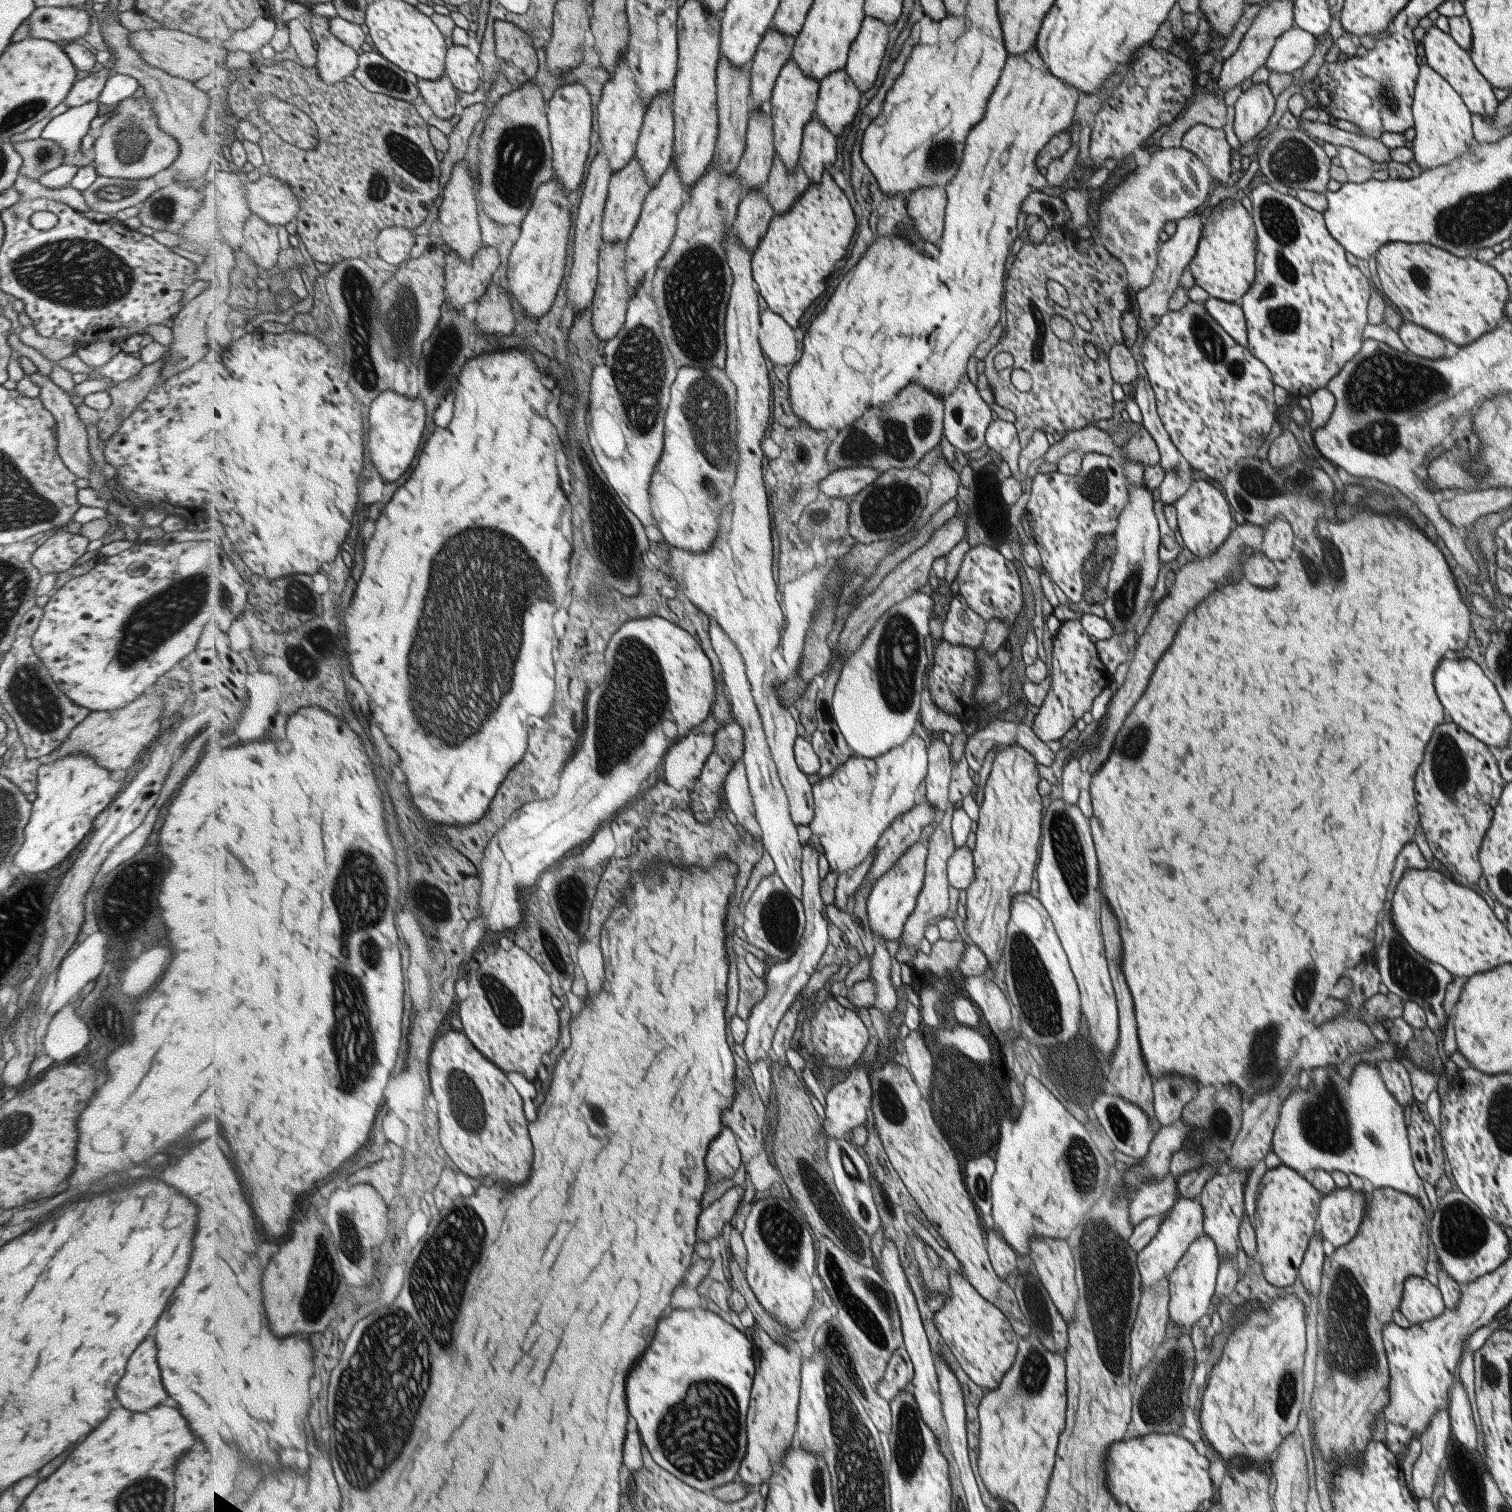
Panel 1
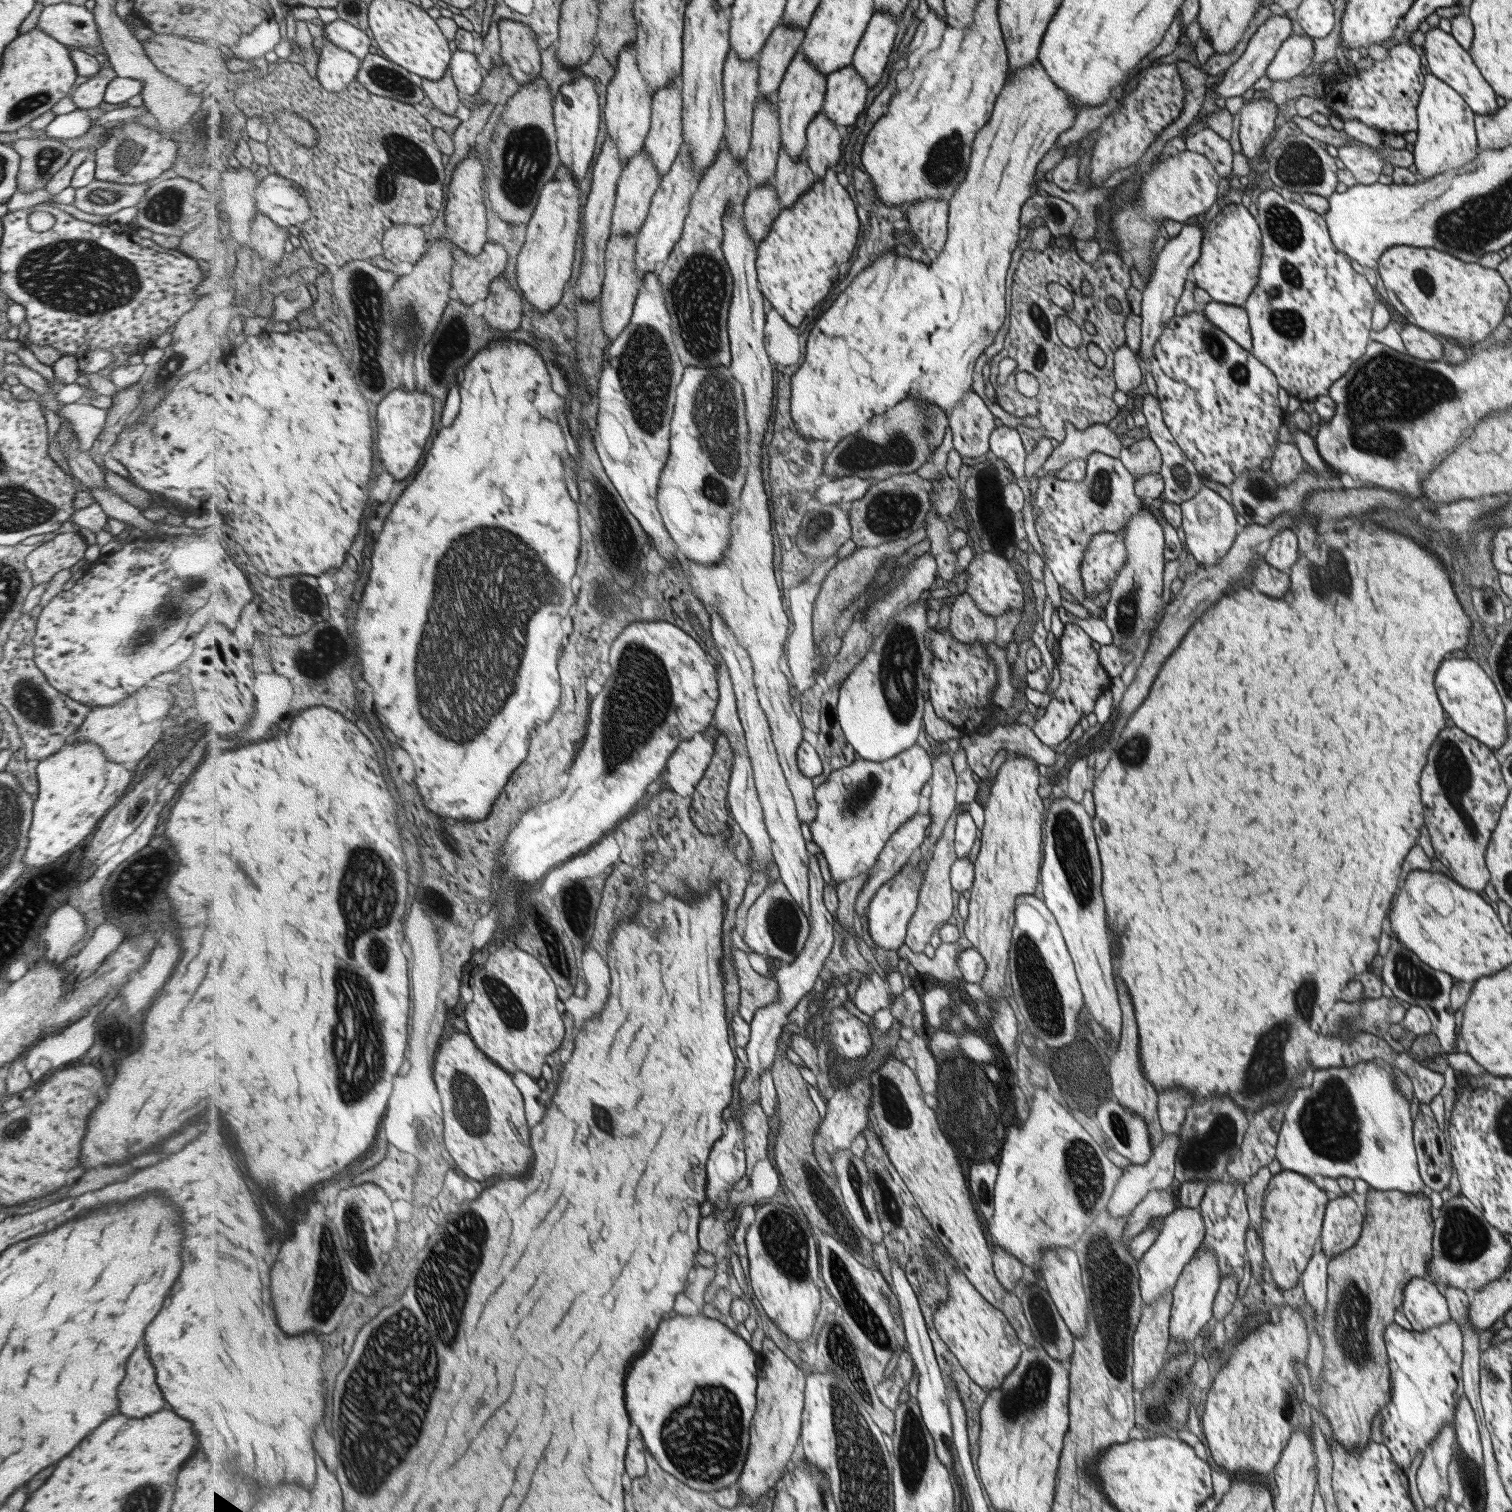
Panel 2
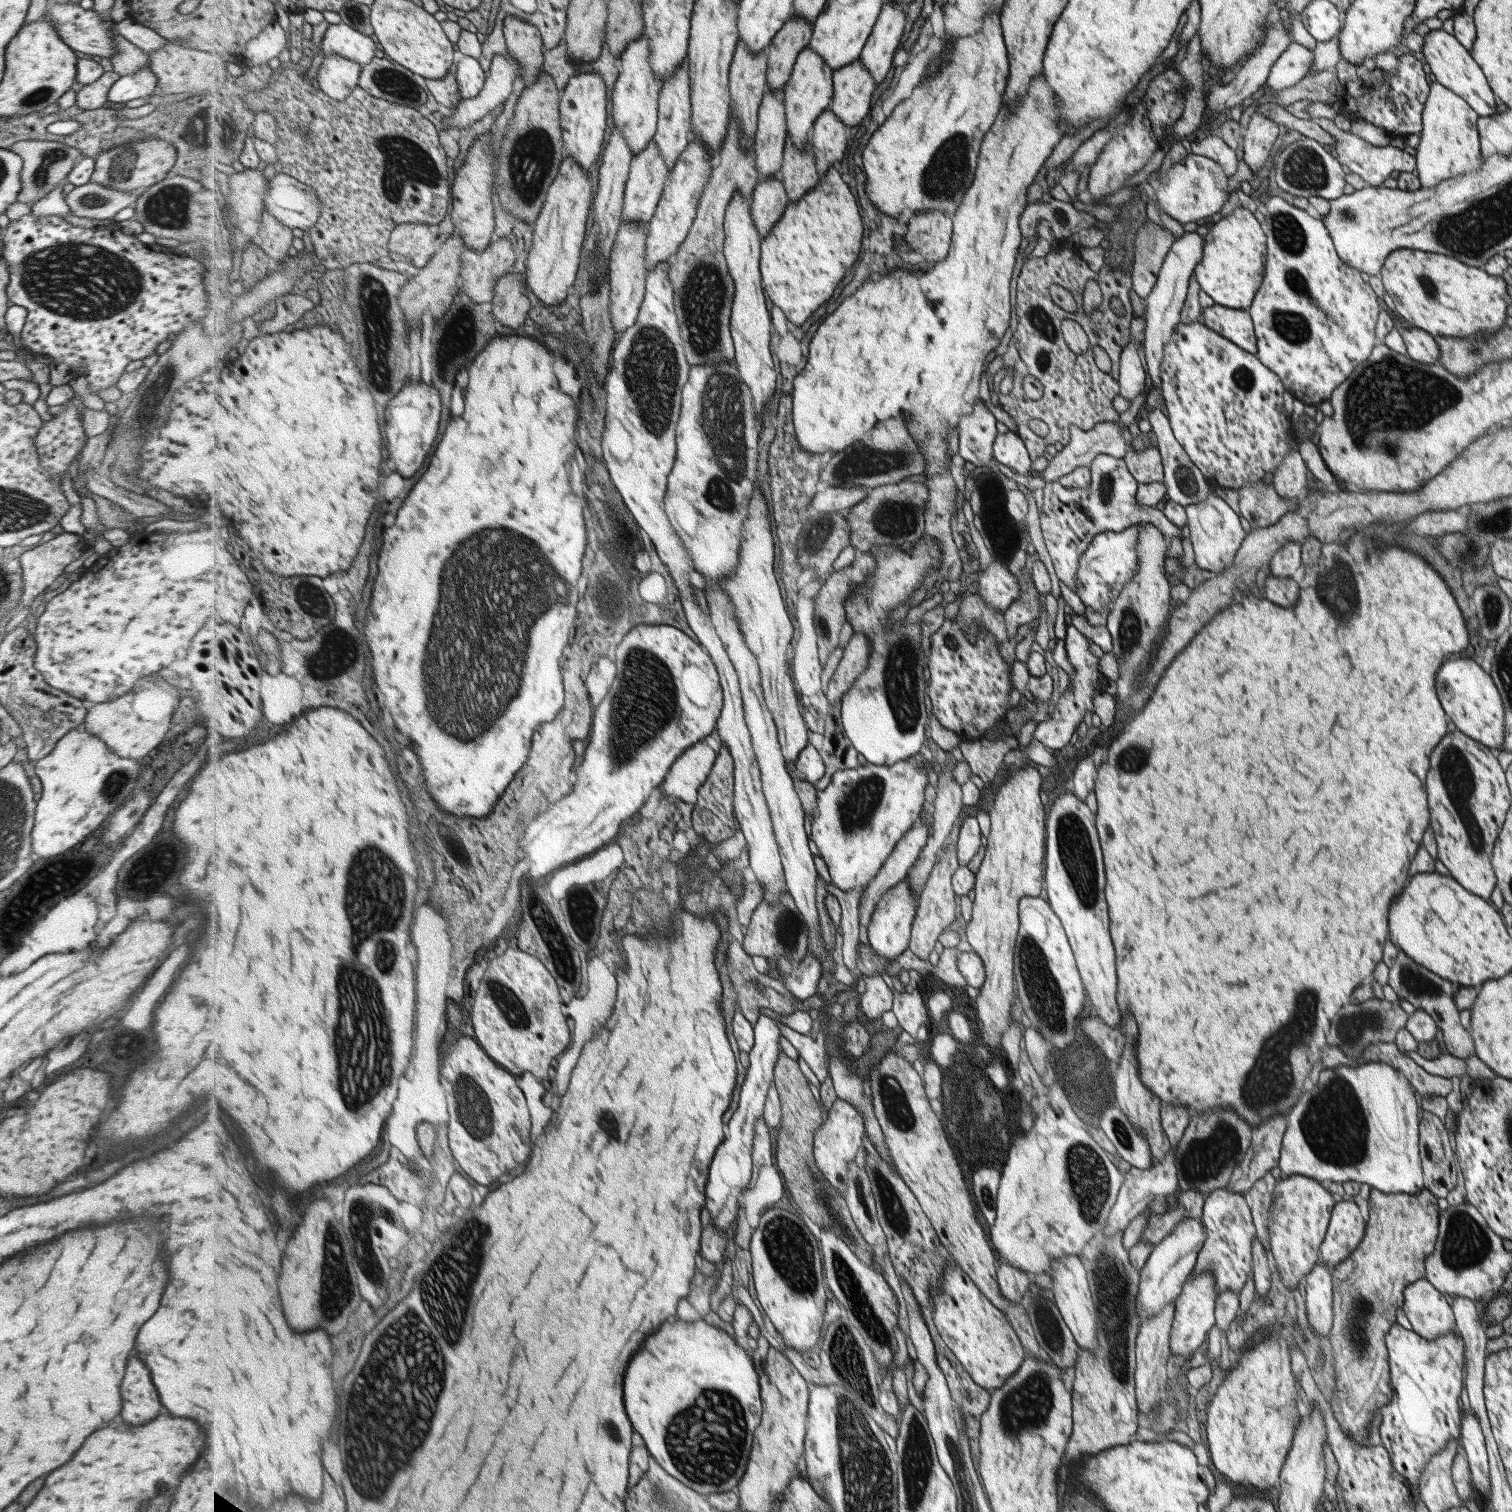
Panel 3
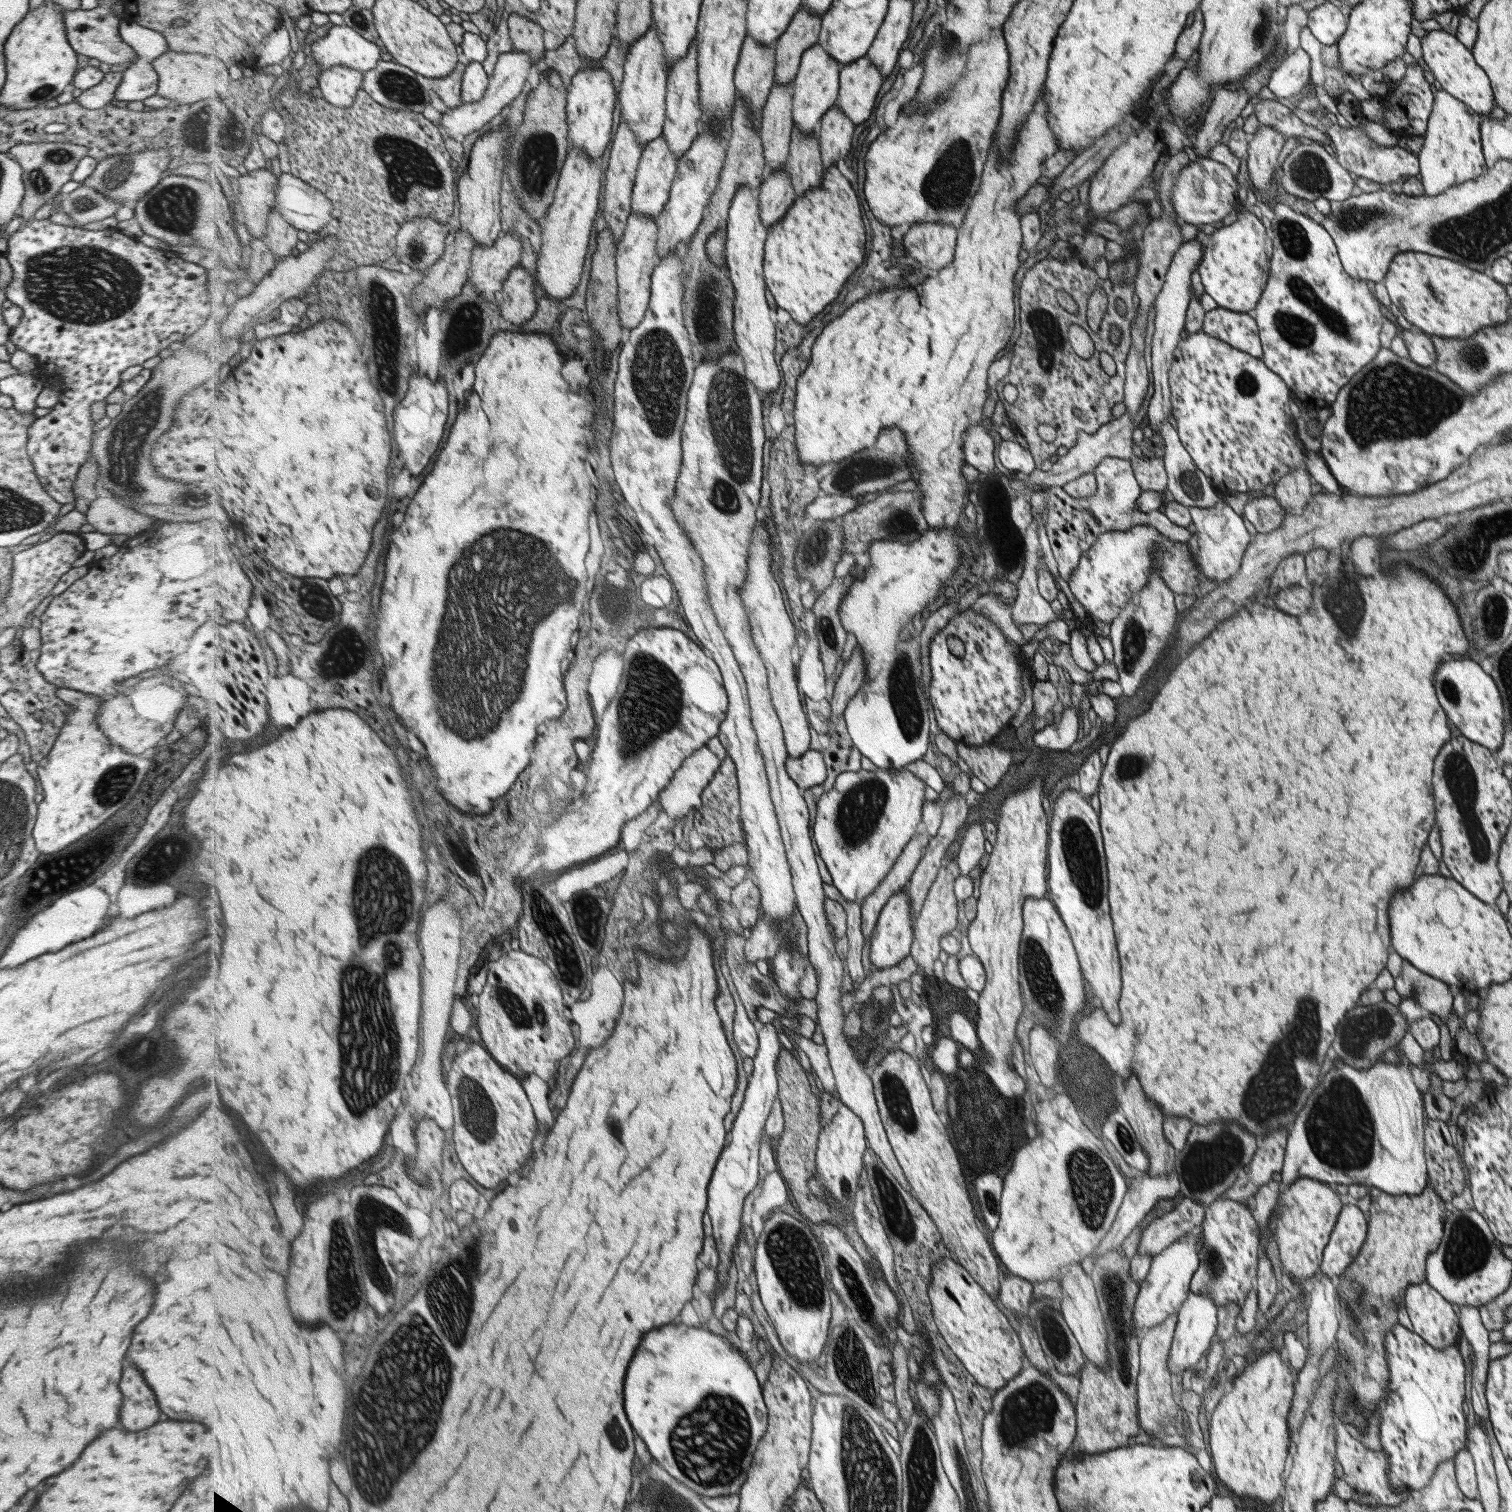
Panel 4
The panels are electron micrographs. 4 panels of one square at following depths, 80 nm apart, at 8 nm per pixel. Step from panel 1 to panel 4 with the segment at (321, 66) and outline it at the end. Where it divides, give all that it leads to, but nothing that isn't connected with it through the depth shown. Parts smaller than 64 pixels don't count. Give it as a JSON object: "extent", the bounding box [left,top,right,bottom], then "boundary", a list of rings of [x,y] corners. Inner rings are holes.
{"extent":[318,64,363,108],"boundary":[[[342,64],[321,71],[318,78],[322,96],[341,108],[349,108],[355,104],[363,81],[363,72]]]}

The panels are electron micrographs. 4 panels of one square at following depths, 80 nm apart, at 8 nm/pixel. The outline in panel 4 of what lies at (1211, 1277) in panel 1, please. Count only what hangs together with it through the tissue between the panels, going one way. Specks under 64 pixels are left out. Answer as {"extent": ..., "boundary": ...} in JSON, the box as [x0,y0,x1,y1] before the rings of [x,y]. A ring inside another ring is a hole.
{"extent":[1167,1292,1217,1374],"boundary":[[[1187,1292],[1187,1298],[1181,1303],[1176,1312],[1176,1325],[1168,1352],[1167,1368],[1173,1374],[1181,1374],[1189,1366],[1195,1366],[1201,1358],[1201,1354],[1209,1348],[1211,1336],[1215,1334],[1217,1319],[1217,1306],[1206,1295],[1195,1295]]]}

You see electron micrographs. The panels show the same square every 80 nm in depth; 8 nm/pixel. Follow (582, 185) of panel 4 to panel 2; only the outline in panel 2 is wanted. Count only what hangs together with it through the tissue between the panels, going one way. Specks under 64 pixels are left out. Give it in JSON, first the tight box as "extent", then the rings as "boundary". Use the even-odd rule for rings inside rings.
{"extent":[517,164,585,316],"boundary":[[[562,164],[556,177],[545,184],[537,209],[529,224],[526,224],[526,243],[517,257],[518,288],[524,298],[544,316],[549,315],[551,309],[562,301],[565,286],[573,278],[577,240],[582,228],[578,219],[585,207],[585,204],[581,204],[581,194],[583,192],[574,174]]]}

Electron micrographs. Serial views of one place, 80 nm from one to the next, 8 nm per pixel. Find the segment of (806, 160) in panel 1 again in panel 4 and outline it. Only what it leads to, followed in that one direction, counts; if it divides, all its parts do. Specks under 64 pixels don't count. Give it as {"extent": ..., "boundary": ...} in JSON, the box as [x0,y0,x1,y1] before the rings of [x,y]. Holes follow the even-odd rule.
{"extent":[817,105,855,168],"boundary":[[[835,105],[828,113],[825,113],[817,135],[821,138],[824,165],[827,168],[832,167],[838,160],[847,158],[847,154],[851,152],[855,124],[841,107]]]}

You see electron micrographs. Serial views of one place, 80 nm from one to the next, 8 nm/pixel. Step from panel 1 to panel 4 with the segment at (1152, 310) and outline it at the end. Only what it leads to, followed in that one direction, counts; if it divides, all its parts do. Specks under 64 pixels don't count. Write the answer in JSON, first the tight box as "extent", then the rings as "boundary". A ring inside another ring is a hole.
{"extent":[1147,239,1201,433],"boundary":[[[1195,239],[1182,241],[1179,249],[1171,256],[1171,263],[1164,274],[1164,281],[1159,294],[1153,301],[1152,308],[1155,311],[1153,317],[1153,335],[1151,336],[1151,376],[1153,377],[1153,395],[1147,405],[1147,422],[1153,433],[1159,433],[1158,428],[1162,422],[1167,422],[1167,416],[1172,415],[1172,406],[1170,403],[1170,386],[1168,381],[1168,372],[1173,360],[1173,353],[1179,342],[1179,334],[1184,330],[1185,309],[1189,302],[1191,294],[1189,276],[1196,269],[1201,254],[1201,243]]]}

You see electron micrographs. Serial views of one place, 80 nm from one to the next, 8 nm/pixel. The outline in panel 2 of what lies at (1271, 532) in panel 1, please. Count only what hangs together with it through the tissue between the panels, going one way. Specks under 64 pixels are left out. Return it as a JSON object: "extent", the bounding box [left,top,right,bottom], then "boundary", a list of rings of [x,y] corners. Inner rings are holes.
{"extent":[1264,528,1298,573],"boundary":[[[1282,528],[1271,540],[1264,561],[1281,572],[1288,573],[1298,557],[1296,534],[1292,529]]]}

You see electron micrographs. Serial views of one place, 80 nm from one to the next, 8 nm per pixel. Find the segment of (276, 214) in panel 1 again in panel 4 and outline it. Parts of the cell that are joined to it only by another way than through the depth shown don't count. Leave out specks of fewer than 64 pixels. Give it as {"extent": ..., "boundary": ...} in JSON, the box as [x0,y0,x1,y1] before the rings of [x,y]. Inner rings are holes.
{"extent":[274,173,333,233],"boundary":[[[293,173],[280,175],[274,210],[299,230],[317,233],[333,219],[333,202]]]}

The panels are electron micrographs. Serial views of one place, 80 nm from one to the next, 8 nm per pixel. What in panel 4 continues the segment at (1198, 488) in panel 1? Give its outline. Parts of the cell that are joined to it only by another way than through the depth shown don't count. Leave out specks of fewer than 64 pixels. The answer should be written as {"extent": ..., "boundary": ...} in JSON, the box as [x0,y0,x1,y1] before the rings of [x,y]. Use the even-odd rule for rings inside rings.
{"extent":[1188,500,1249,582],"boundary":[[[1219,500],[1209,508],[1188,507],[1191,522],[1195,526],[1193,534],[1197,538],[1195,562],[1205,578],[1216,582],[1229,580],[1238,570],[1249,533],[1244,527],[1242,515],[1237,515],[1225,502]]]}

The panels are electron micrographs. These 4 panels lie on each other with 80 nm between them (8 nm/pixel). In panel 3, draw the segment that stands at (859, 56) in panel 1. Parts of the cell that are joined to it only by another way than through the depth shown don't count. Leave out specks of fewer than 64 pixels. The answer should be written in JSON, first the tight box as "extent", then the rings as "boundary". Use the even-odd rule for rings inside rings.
{"extent":[859,1,905,82],"boundary":[[[883,1],[877,20],[873,25],[873,34],[859,61],[872,73],[874,81],[881,82],[891,70],[891,58],[899,46],[903,24],[905,24],[905,6],[893,1]]]}

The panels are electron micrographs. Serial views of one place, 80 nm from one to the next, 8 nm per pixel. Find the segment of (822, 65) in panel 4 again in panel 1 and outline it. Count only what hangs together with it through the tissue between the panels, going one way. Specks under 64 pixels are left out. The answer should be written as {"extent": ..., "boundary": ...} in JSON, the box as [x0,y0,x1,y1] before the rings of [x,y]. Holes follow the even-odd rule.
{"extent":[768,60,821,171],"boundary":[[[791,60],[780,72],[774,88],[772,99],[768,103],[768,111],[773,115],[776,154],[785,161],[790,171],[800,164],[800,156],[804,144],[805,127],[815,118],[818,100],[820,100],[821,80],[810,77]]]}

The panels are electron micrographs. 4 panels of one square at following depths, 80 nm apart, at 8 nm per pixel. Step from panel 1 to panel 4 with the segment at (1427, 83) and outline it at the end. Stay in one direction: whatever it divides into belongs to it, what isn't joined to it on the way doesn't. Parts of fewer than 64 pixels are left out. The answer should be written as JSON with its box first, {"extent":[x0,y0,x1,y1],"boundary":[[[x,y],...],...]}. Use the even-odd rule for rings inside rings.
{"extent":[1416,89,1486,197],"boundary":[[[1440,89],[1436,92],[1422,138],[1423,144],[1416,157],[1425,195],[1435,197],[1453,185],[1483,174],[1486,162],[1483,162],[1479,144],[1479,116],[1472,107],[1468,107],[1448,91]]]}

